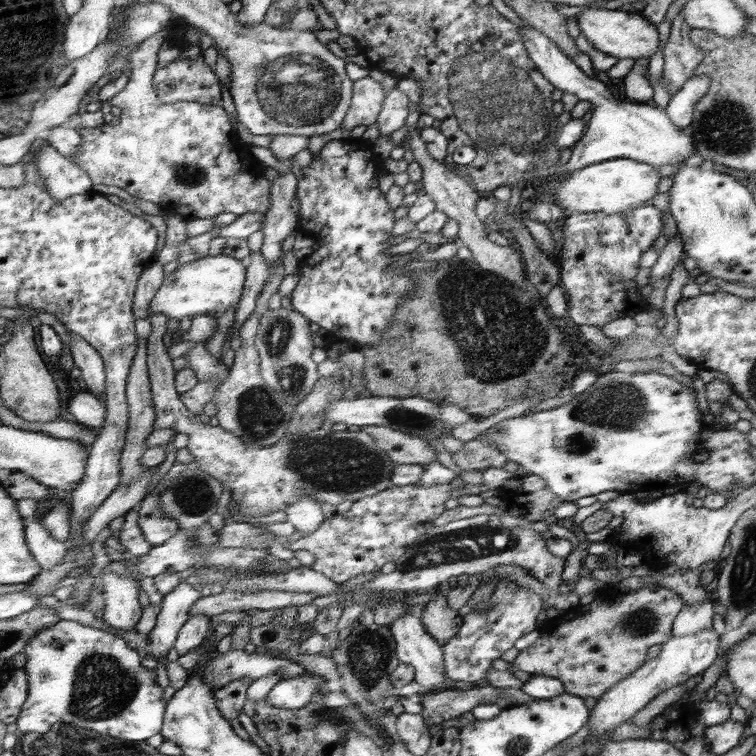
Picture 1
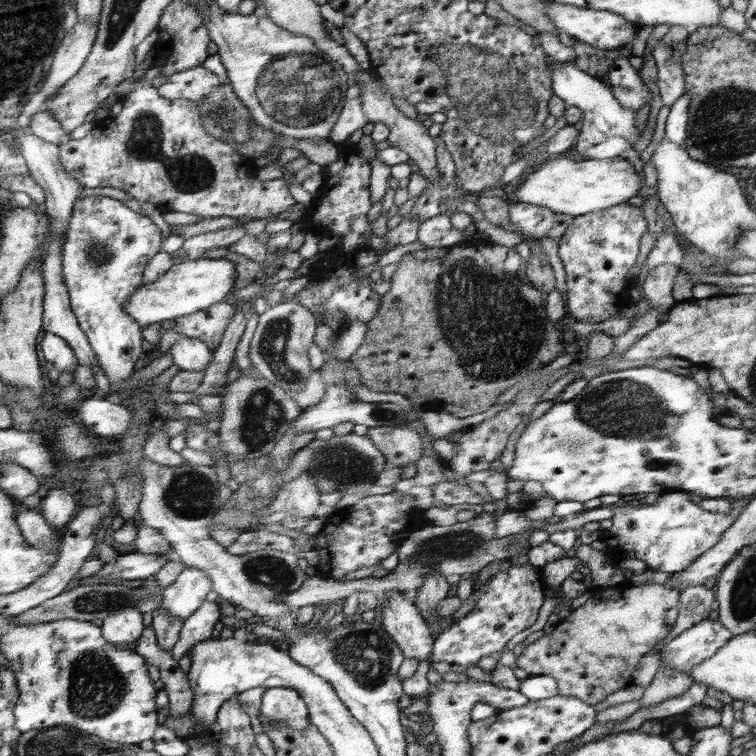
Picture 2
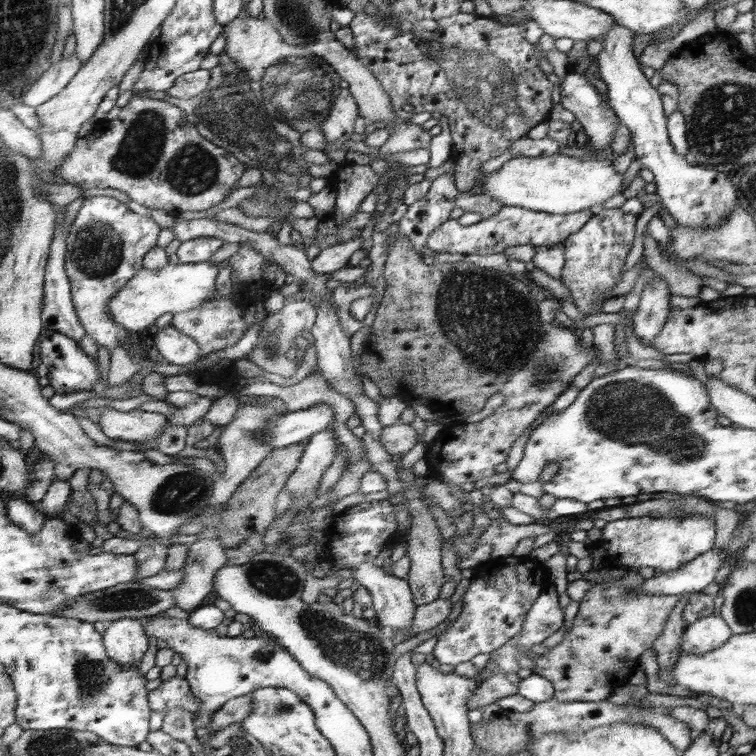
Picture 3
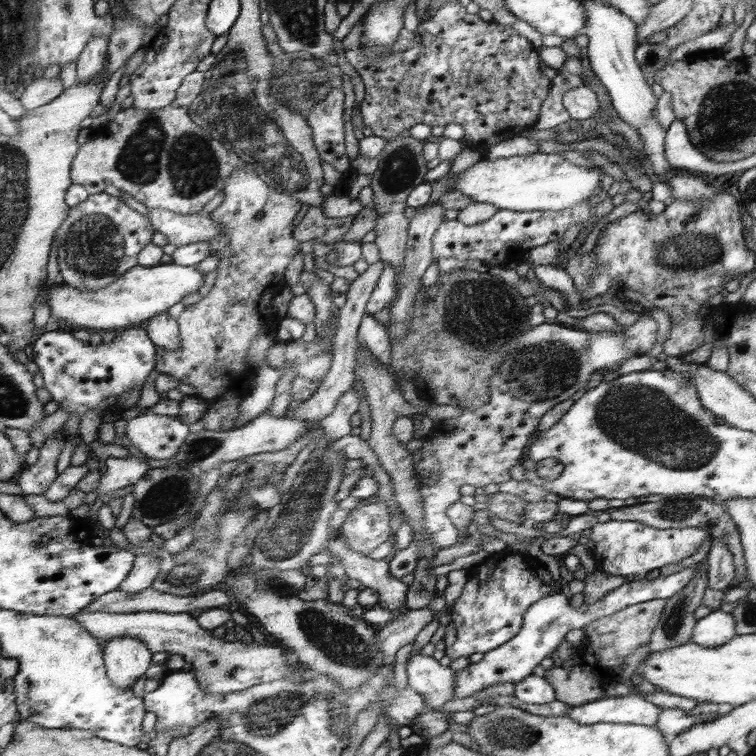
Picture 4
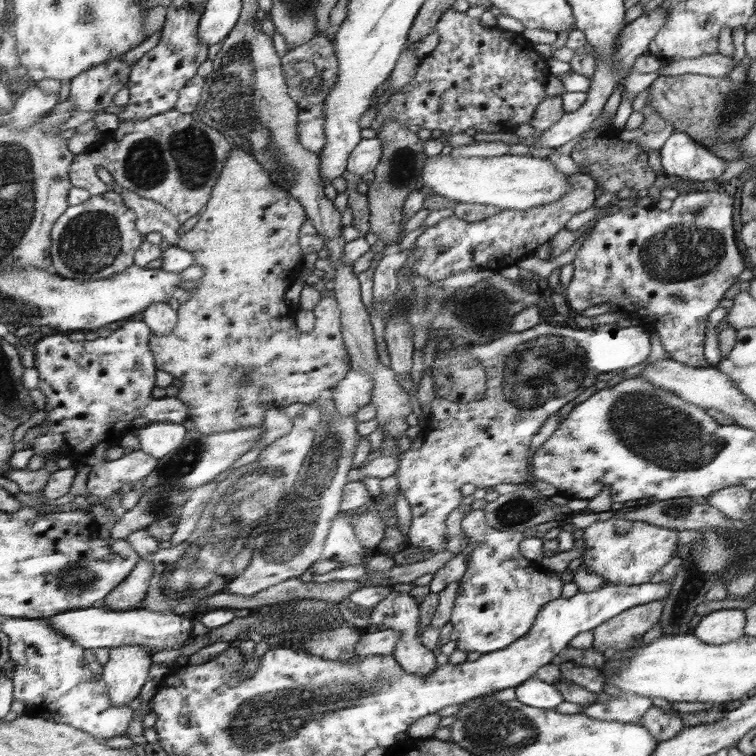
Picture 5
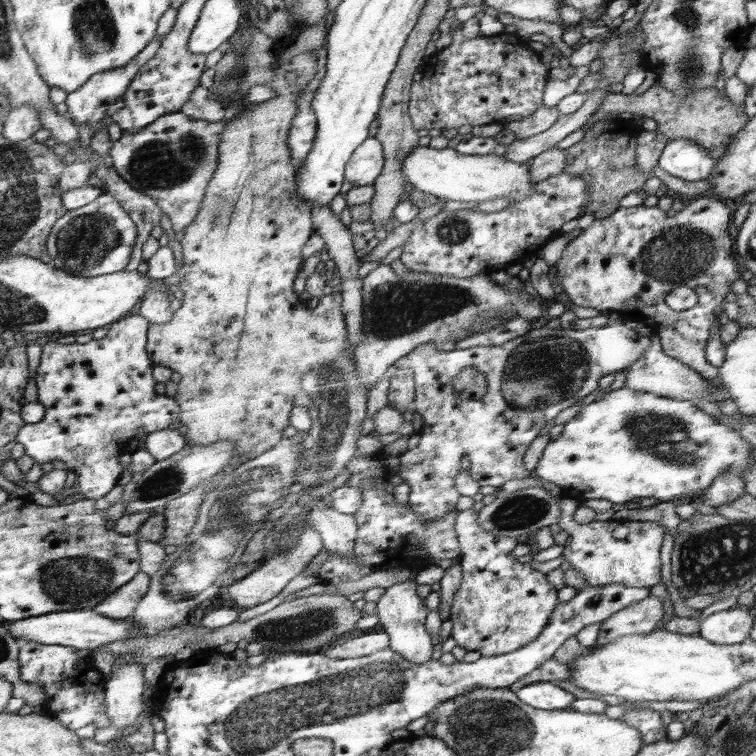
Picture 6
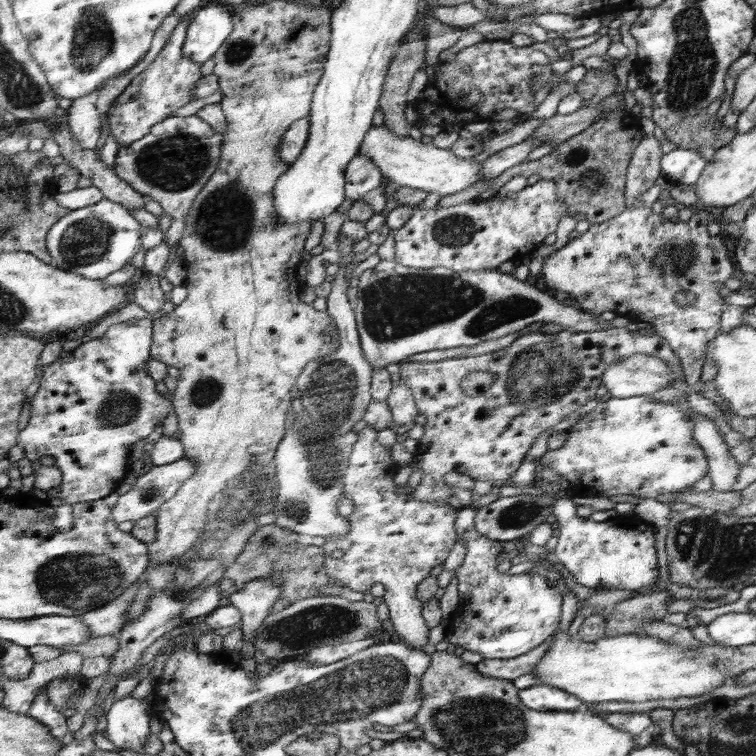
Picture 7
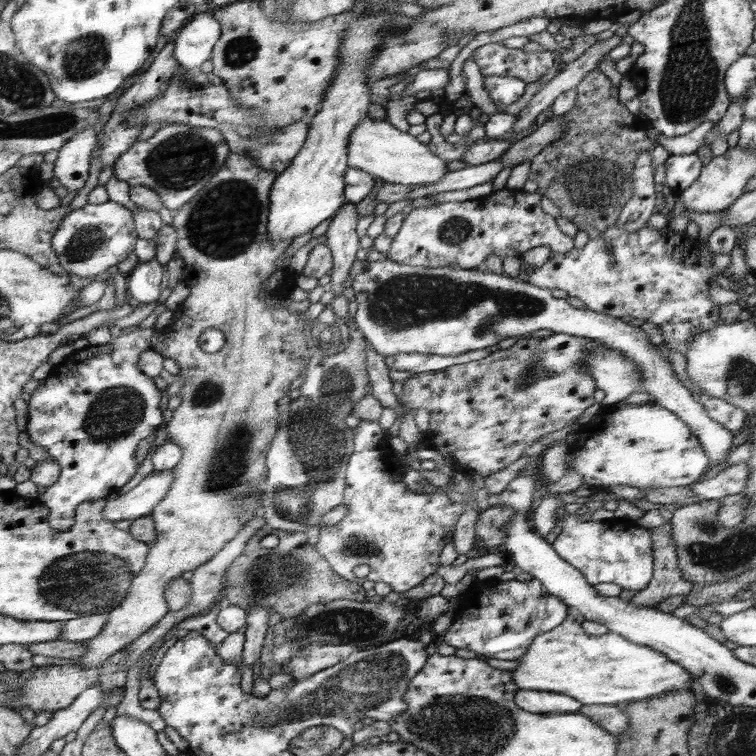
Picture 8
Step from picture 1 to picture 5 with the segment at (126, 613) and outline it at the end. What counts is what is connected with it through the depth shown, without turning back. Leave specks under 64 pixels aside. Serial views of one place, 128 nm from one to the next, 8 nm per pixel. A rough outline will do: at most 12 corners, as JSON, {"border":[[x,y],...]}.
{"border":[[138,646],[112,649],[103,682],[116,706],[136,702],[151,656]]}

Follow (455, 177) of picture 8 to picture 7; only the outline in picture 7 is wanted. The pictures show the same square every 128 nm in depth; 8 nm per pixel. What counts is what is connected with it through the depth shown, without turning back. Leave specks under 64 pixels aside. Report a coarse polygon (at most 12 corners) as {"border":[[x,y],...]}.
{"border":[[524,140],[492,154],[482,163],[483,178],[518,169],[542,145]]}

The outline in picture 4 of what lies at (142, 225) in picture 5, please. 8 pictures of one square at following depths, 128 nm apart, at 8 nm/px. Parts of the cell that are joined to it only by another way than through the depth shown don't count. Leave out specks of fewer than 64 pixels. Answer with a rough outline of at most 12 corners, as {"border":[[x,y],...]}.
{"border":[[148,209],[170,244],[186,246],[222,233],[208,215]]}

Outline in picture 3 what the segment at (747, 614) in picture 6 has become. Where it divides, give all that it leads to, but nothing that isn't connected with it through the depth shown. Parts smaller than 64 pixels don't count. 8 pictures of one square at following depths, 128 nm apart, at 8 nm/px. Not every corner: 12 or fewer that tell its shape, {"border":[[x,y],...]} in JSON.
{"border":[[712,614],[687,626],[681,654],[702,655],[732,637]]}

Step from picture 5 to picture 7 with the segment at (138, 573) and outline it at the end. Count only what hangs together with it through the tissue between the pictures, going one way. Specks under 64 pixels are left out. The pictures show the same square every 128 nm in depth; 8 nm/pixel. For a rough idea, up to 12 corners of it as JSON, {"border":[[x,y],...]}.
{"border":[[138,585],[81,614],[93,638],[118,635]]}

